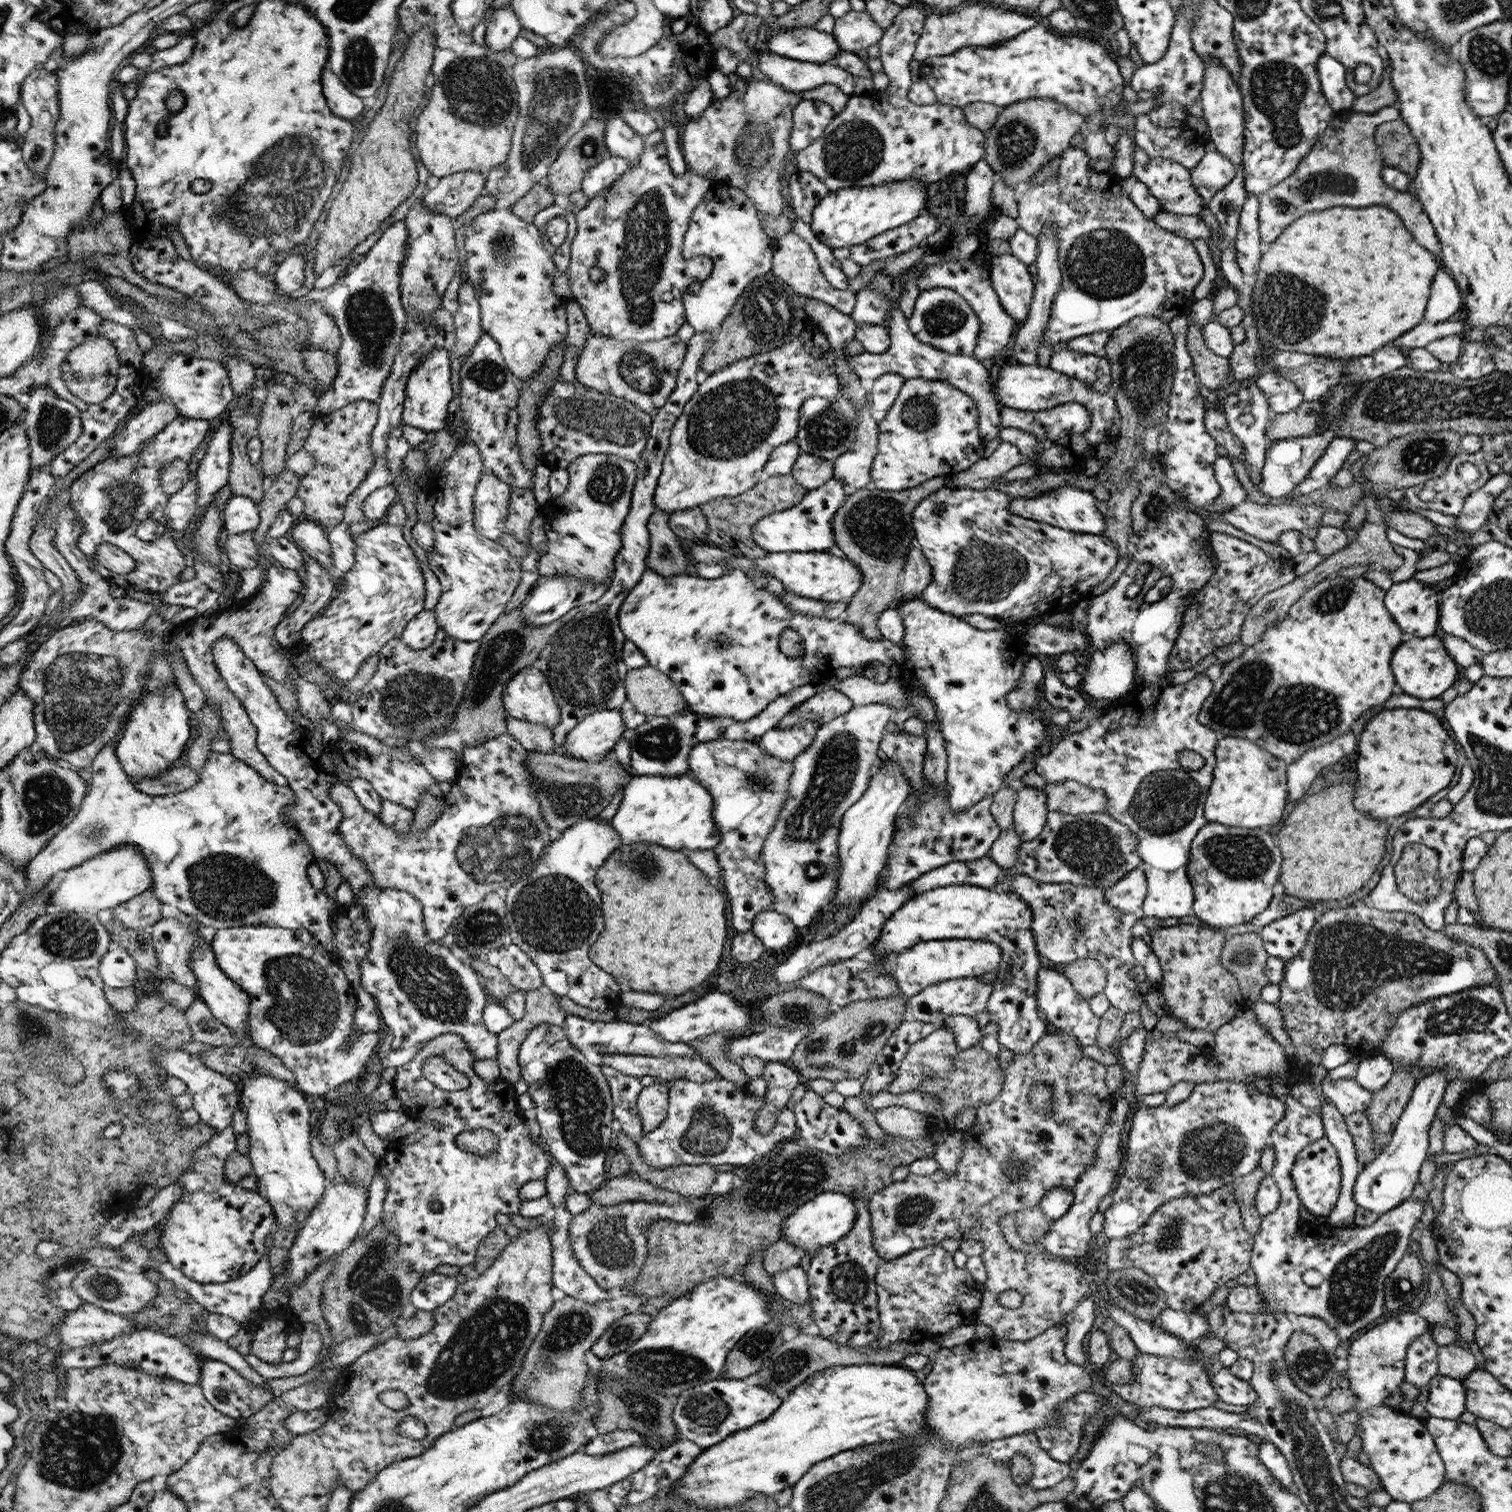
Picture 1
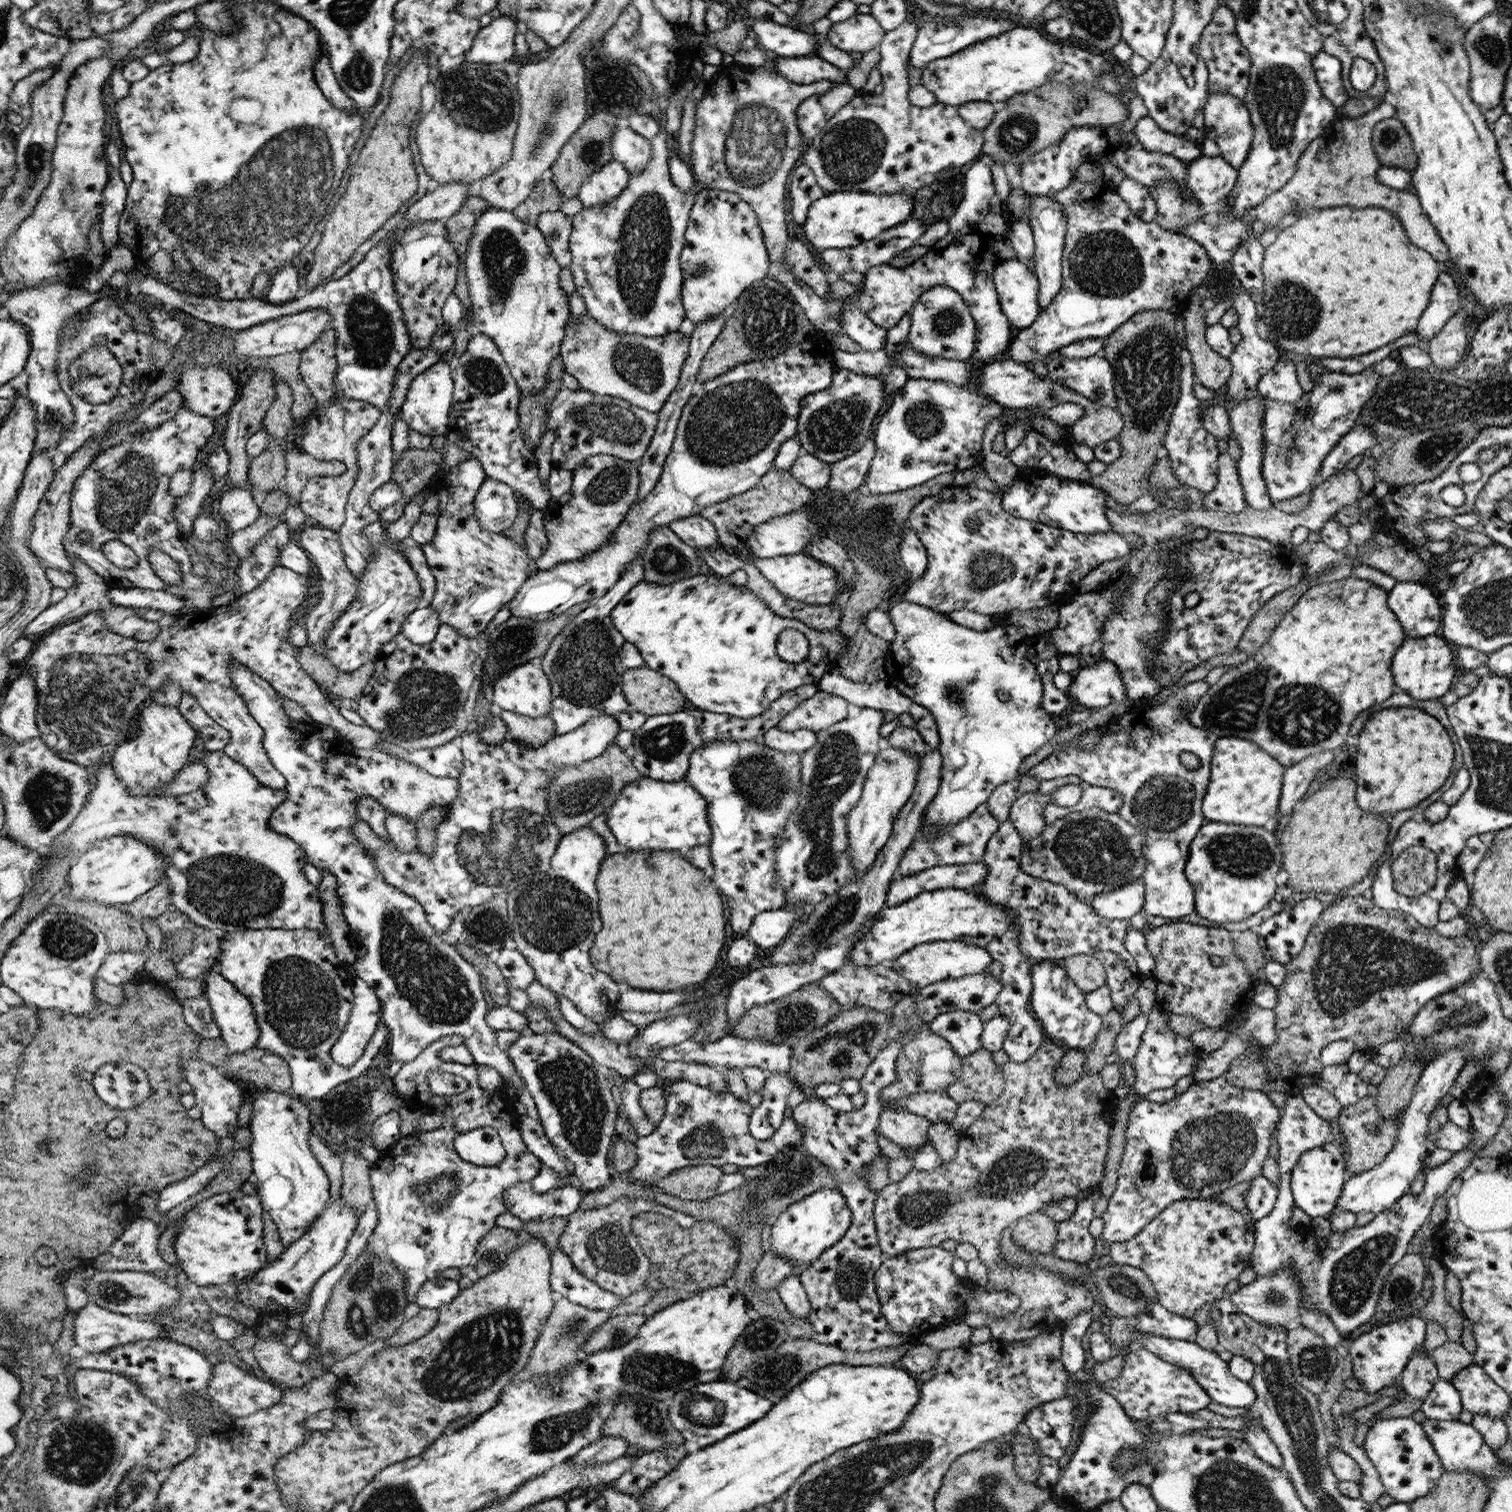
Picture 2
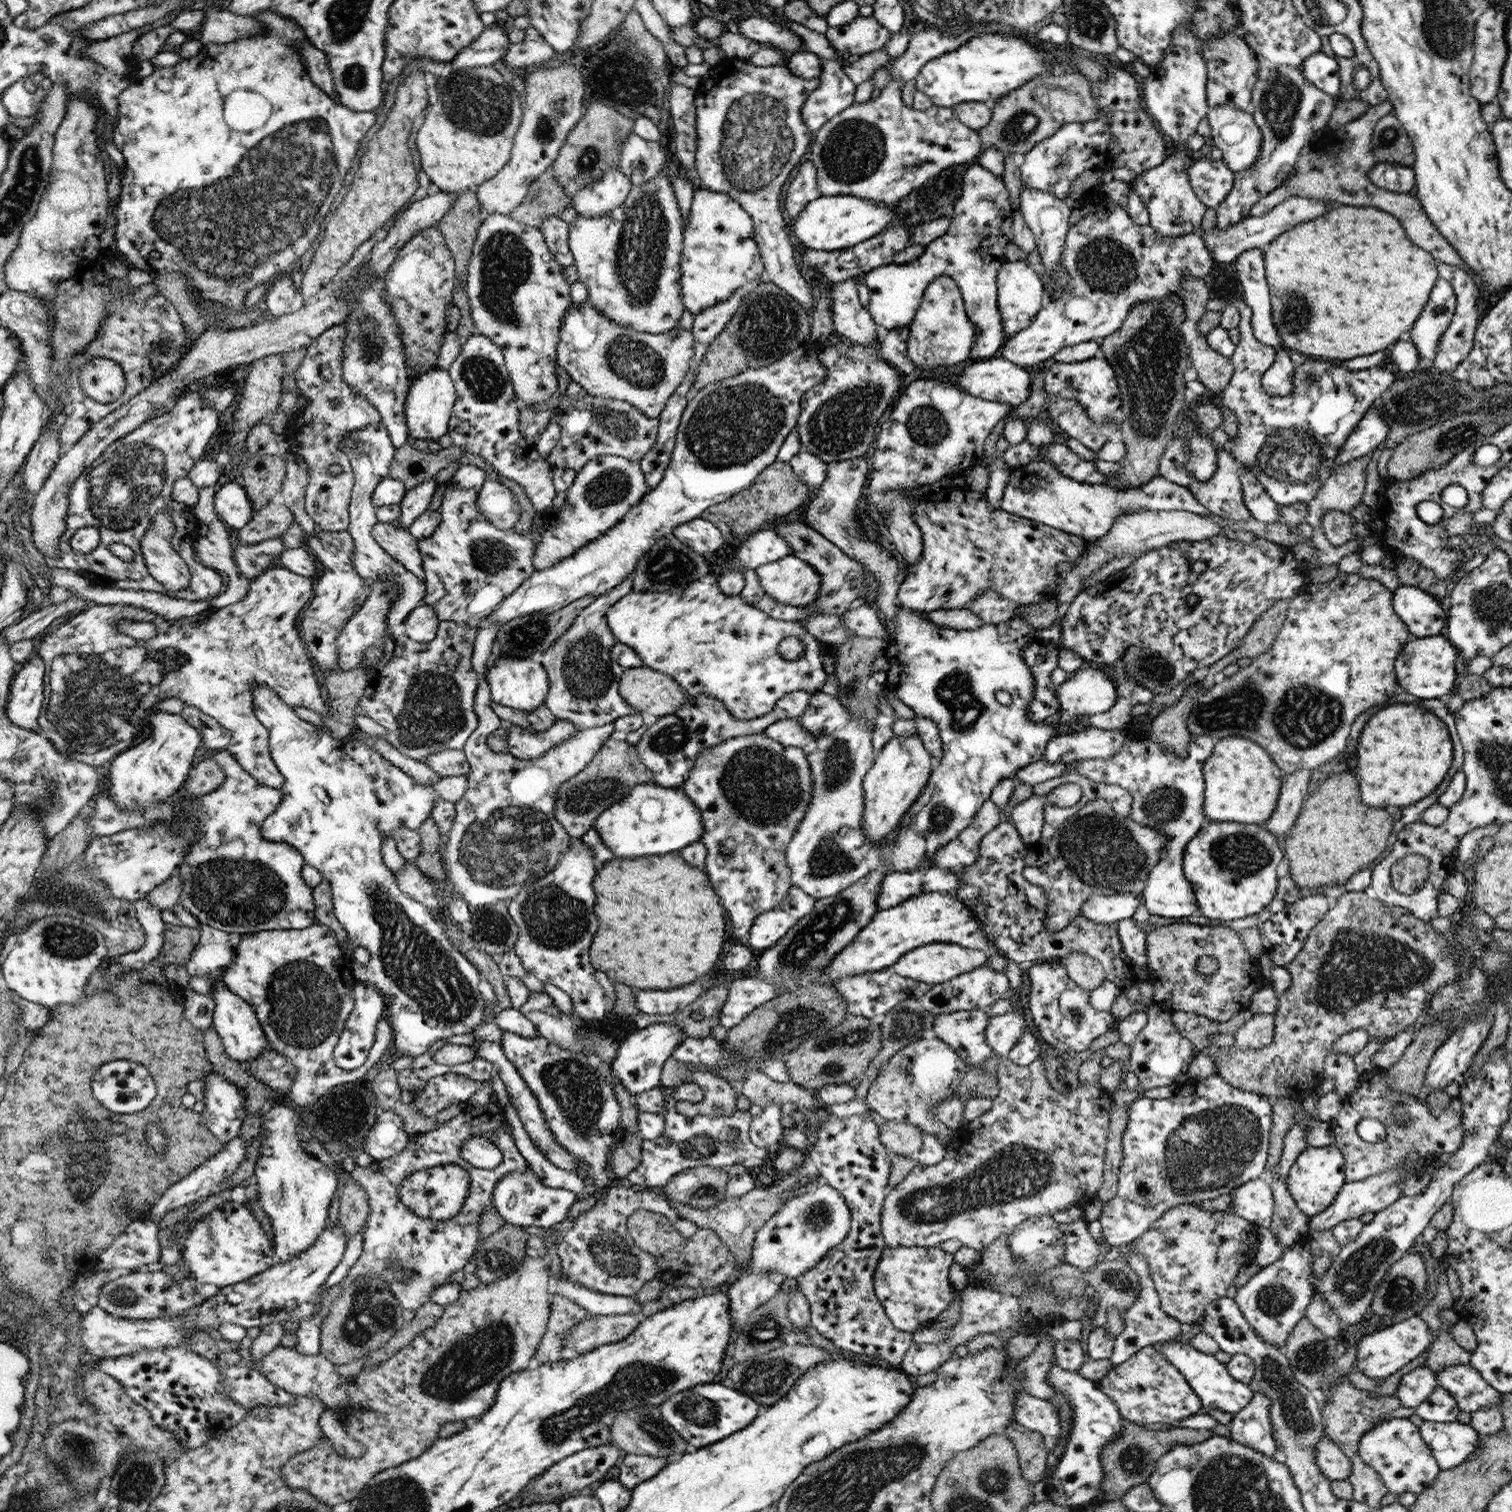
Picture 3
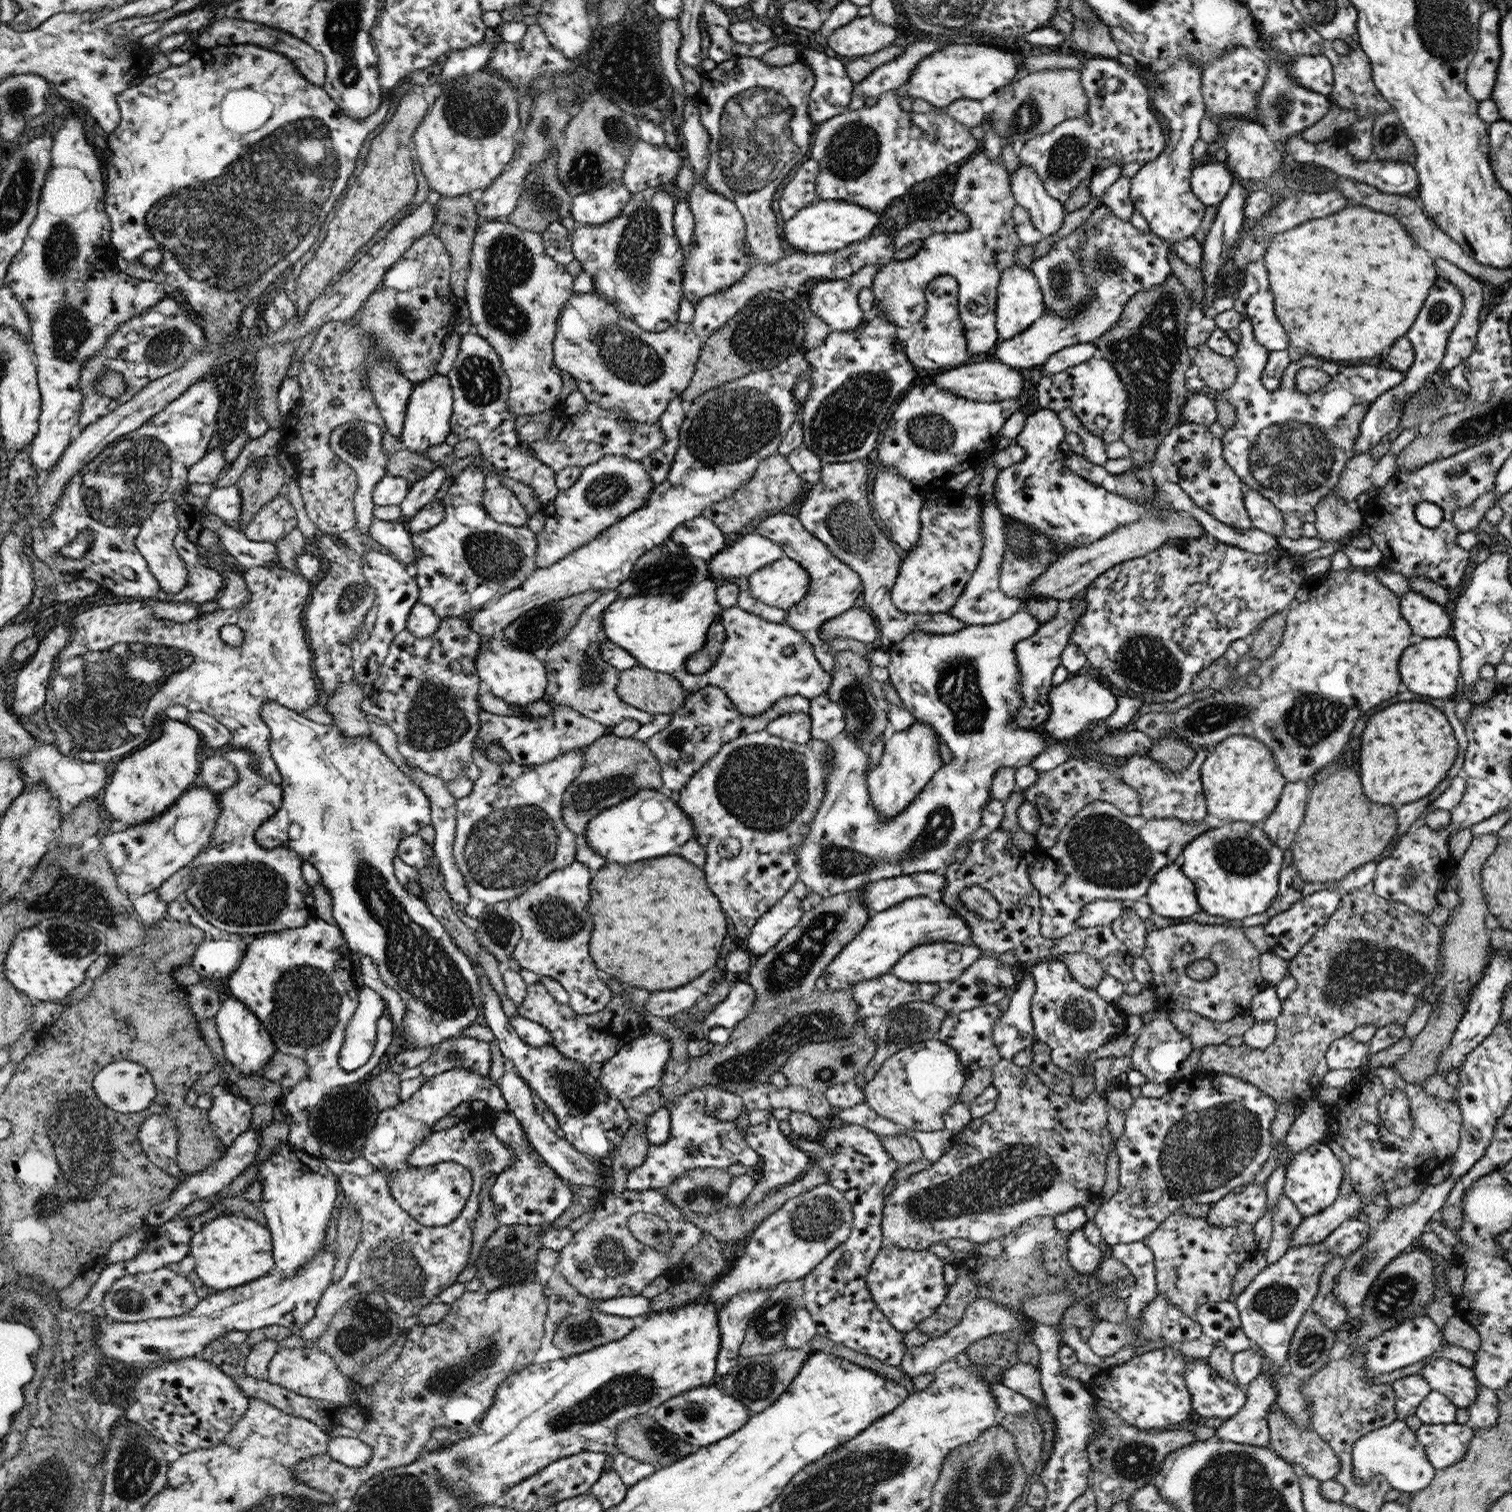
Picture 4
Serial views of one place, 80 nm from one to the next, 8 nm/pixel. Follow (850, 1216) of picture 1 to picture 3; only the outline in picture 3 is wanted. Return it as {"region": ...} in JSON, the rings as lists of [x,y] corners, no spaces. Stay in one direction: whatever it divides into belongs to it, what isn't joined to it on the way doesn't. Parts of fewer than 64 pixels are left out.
{"region":[[[826,1183],[816,1189],[790,1197],[780,1210],[769,1218],[756,1238],[747,1272],[781,1272],[785,1278],[798,1278],[812,1270],[840,1244],[852,1230],[852,1209],[845,1197]]]}

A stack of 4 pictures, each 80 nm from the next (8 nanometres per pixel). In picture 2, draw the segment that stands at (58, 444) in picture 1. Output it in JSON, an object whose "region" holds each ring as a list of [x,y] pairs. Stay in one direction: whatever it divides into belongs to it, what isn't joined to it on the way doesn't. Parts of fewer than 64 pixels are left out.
{"region":[[[60,282],[8,293],[9,297],[1,306],[3,315],[21,322],[29,332],[29,344],[32,344],[32,347],[29,348],[30,358],[25,371],[29,374],[28,400],[37,410],[37,438],[35,439],[34,453],[46,449],[54,450],[75,419],[74,407],[62,389],[61,380],[55,371],[61,326],[65,318],[76,315],[80,309],[86,309],[98,297],[94,293],[82,290],[82,288],[70,288],[70,286],[60,284]]]}

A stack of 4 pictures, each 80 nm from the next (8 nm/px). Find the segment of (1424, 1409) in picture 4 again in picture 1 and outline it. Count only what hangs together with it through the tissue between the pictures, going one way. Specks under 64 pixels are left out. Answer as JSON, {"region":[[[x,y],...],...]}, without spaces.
{"region":[[[1440,1374],[1434,1376],[1424,1406],[1430,1417],[1459,1420],[1466,1411],[1465,1384],[1462,1384],[1460,1378]]]}

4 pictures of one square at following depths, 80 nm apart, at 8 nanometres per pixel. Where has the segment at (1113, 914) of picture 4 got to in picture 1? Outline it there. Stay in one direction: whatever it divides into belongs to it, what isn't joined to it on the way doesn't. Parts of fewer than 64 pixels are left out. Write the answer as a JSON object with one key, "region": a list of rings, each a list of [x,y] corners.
{"region":[[[1140,866],[1105,890],[1105,900],[1119,912],[1141,913],[1146,895],[1147,880]]]}

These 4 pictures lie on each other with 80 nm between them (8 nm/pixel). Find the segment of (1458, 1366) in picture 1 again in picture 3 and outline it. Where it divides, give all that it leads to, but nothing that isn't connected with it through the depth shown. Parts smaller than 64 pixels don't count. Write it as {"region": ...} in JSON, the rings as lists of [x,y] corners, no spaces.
{"region":[[[1440,1320],[1438,1336],[1429,1347],[1428,1358],[1423,1363],[1434,1372],[1442,1370],[1445,1366],[1470,1364],[1472,1353],[1460,1346],[1452,1335],[1448,1333],[1446,1322]]]}

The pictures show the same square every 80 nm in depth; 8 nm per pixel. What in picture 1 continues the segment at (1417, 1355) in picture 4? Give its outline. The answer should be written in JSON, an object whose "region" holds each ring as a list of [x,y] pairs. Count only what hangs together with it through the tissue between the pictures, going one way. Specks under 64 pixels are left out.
{"region":[[[1413,1307],[1399,1312],[1399,1315],[1391,1318],[1383,1324],[1379,1324],[1350,1344],[1348,1368],[1346,1378],[1351,1384],[1350,1390],[1355,1394],[1355,1408],[1360,1413],[1360,1421],[1357,1424],[1357,1433],[1362,1438],[1362,1448],[1370,1459],[1370,1468],[1379,1476],[1383,1488],[1392,1496],[1393,1500],[1413,1504],[1433,1494],[1446,1480],[1445,1464],[1437,1451],[1433,1436],[1428,1432],[1424,1421],[1410,1415],[1394,1411],[1393,1408],[1384,1405],[1385,1398],[1392,1392],[1399,1391],[1400,1384],[1405,1381],[1405,1360],[1407,1350],[1419,1336],[1429,1330],[1430,1323],[1419,1316]]]}

